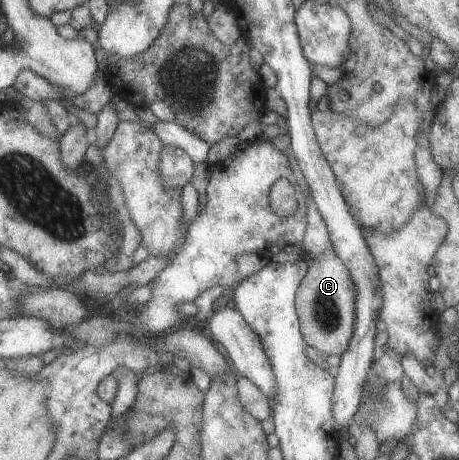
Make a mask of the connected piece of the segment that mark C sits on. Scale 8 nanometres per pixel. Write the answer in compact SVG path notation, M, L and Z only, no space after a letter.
M330 250L315 259L307 258L308 268L295 293L294 307L299 330L307 347L314 348L333 362L345 350L354 325L354 286L339 257Z

